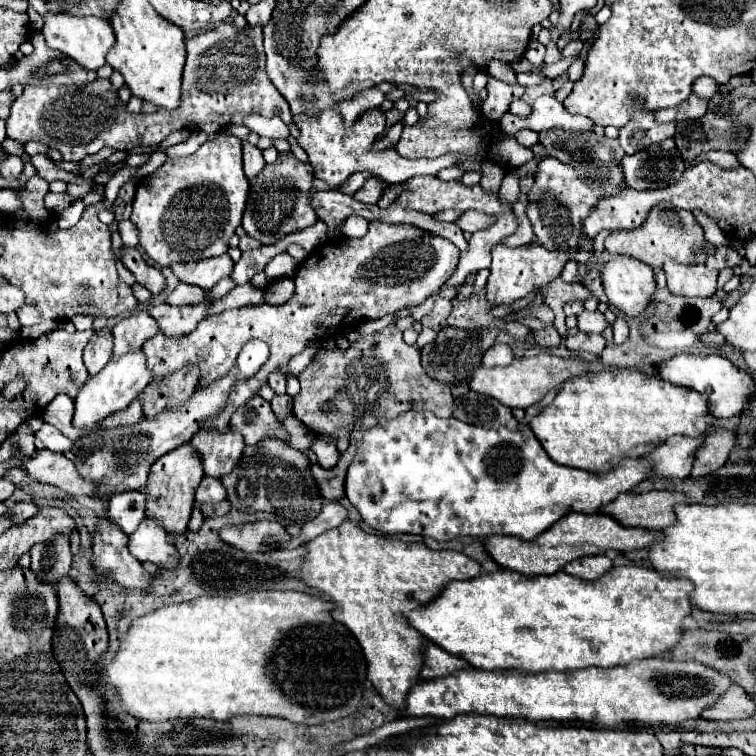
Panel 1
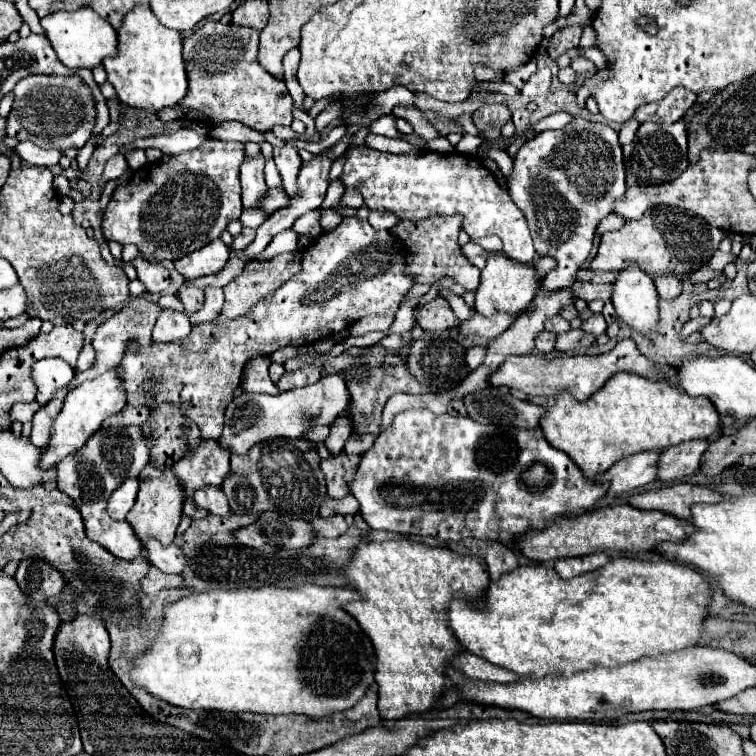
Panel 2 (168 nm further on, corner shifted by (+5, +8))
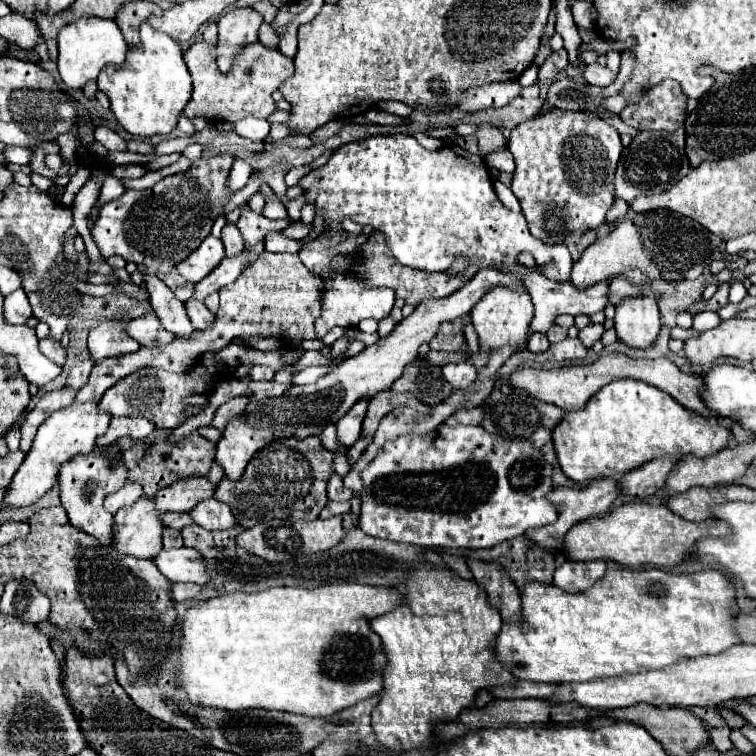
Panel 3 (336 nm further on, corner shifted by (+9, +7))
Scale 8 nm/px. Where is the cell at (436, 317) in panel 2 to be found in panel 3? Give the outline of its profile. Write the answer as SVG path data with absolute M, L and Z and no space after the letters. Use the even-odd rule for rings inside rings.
M462 318L450 320L450 322L442 322L436 336L430 340L430 348L432 350L448 350L448 352L458 352L464 350L464 332L462 332Z

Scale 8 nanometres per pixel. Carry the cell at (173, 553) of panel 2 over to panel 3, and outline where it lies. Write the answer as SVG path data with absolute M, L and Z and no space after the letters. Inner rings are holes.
M182 546L182 548L162 550L154 558L154 562L170 582L194 582L200 586L208 582L204 560L192 548Z

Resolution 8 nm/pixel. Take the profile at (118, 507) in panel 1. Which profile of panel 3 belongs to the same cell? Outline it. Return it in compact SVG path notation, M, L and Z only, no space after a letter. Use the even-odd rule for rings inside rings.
M126 482L120 490L112 492L110 496L106 496L104 500L104 508L110 512L110 514L116 514L120 508L124 506L132 506L138 498L142 498L142 488L136 484L136 482Z

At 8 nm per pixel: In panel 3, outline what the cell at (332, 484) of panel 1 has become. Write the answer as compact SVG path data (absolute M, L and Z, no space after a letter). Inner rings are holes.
M332 472L328 480L328 498L330 500L350 500L354 496L352 490L346 490L342 484L342 476Z

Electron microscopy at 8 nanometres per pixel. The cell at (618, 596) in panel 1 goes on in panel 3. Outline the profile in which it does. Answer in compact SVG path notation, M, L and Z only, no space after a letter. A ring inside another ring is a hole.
M660 568L606 570L604 578L578 594L568 594L554 584L528 582L522 590L520 620L502 622L494 640L494 658L516 678L554 684L664 668L682 658L716 654L738 644L730 602L734 602L734 586L718 570L694 574L674 574Z

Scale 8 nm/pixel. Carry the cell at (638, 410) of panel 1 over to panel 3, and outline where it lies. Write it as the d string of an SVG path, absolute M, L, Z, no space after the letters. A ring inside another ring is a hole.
M616 380L596 392L582 410L566 412L552 430L552 442L562 472L578 482L592 482L600 474L626 474L652 458L716 454L730 442L730 430L718 418L706 418L684 408L670 394L640 380Z

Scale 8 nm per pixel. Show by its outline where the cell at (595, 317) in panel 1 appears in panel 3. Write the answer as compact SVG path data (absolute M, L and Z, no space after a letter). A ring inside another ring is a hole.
M588 324L586 328L580 330L578 338L580 338L580 342L582 342L586 348L590 348L596 340L600 340L602 334L604 334L604 326L602 326L602 324Z

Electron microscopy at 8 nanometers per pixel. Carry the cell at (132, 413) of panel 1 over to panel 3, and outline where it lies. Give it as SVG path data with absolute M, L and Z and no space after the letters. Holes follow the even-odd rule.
M118 416L118 418L112 418L110 422L110 428L104 436L100 436L96 442L98 446L108 446L116 440L120 440L122 436L130 436L130 438L146 438L154 432L156 426L152 426L152 422L144 416Z

